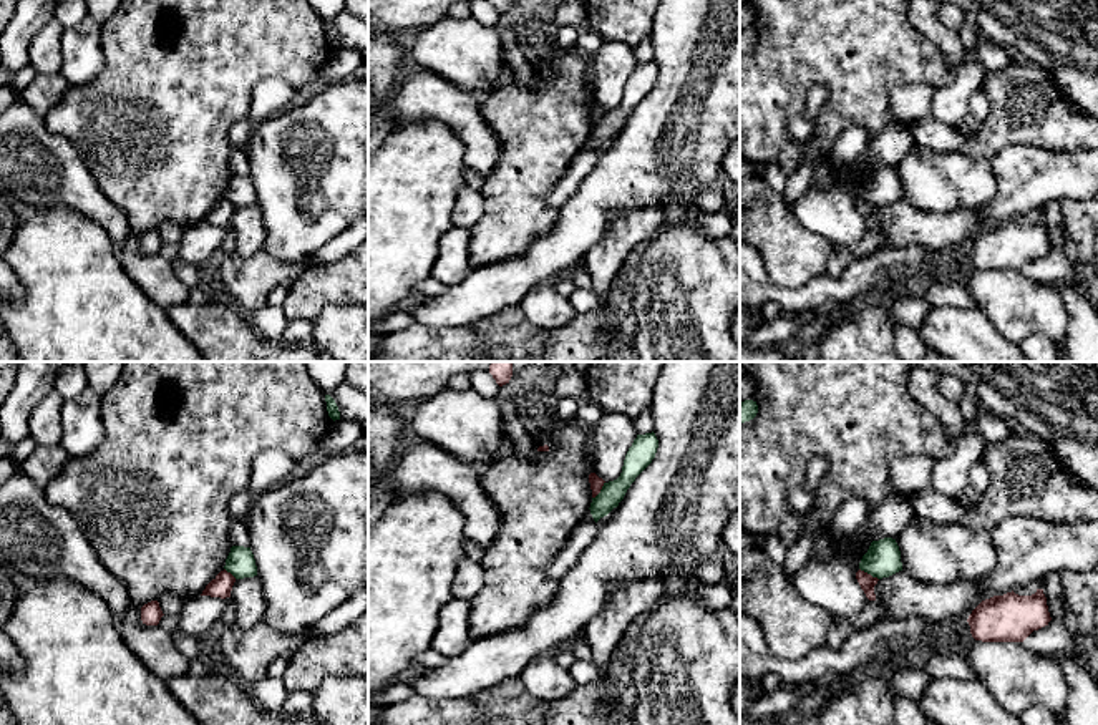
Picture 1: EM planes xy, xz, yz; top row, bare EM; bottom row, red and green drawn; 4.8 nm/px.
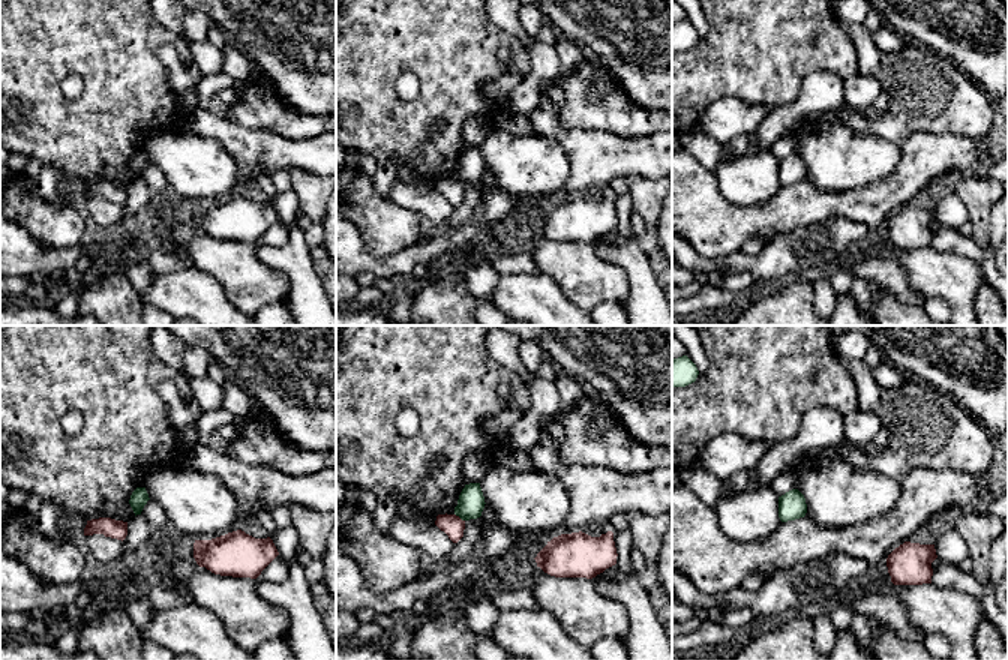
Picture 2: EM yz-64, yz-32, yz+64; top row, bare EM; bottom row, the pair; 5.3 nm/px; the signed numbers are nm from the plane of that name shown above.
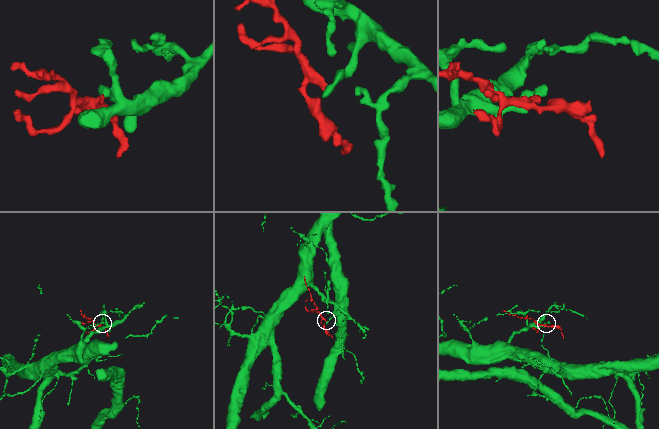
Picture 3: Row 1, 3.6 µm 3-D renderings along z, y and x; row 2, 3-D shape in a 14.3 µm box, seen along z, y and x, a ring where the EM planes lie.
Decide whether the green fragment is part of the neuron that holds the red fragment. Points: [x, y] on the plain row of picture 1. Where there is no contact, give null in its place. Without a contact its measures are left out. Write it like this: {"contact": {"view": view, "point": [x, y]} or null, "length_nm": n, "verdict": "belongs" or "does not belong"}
{"contact": {"view": "yz", "point": [869, 203]}, "length_nm": 110, "verdict": "does not belong"}

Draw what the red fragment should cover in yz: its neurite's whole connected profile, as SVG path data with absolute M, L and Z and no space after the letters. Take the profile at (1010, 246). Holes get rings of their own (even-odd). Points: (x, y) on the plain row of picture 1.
M1043 217L1032 224L1013 219L982 229L969 244L970 262L982 270L1023 270L1052 249Z

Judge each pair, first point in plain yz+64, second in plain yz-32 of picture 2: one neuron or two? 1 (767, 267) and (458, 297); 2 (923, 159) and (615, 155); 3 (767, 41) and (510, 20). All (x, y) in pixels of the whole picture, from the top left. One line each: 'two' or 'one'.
1: two
2: one
3: two

